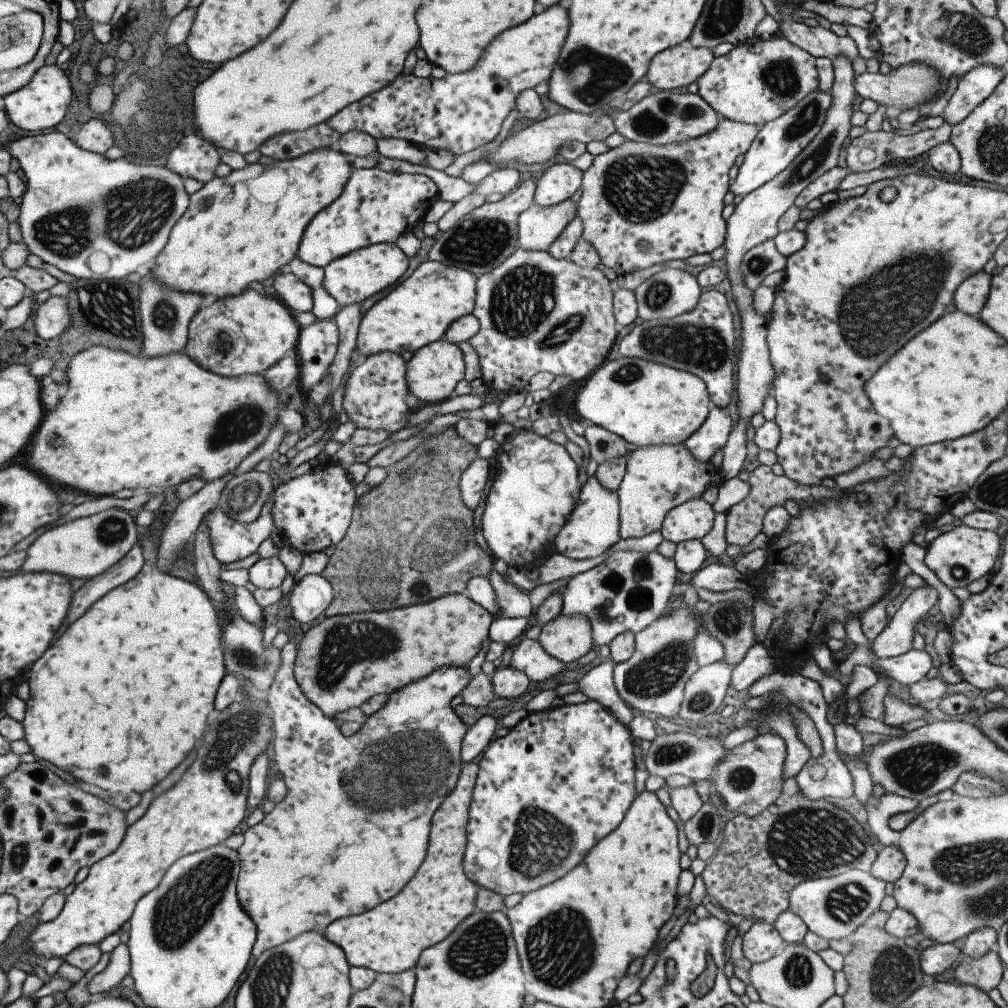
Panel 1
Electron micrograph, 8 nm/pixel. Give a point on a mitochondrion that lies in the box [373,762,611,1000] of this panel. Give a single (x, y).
(557, 946)

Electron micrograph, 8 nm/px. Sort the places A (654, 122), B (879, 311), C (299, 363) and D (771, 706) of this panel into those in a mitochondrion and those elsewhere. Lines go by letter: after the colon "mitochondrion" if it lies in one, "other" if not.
A: mitochondrion
B: mitochondrion
C: other
D: other

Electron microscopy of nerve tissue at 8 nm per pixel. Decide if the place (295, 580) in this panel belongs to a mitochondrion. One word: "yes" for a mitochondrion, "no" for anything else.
no

